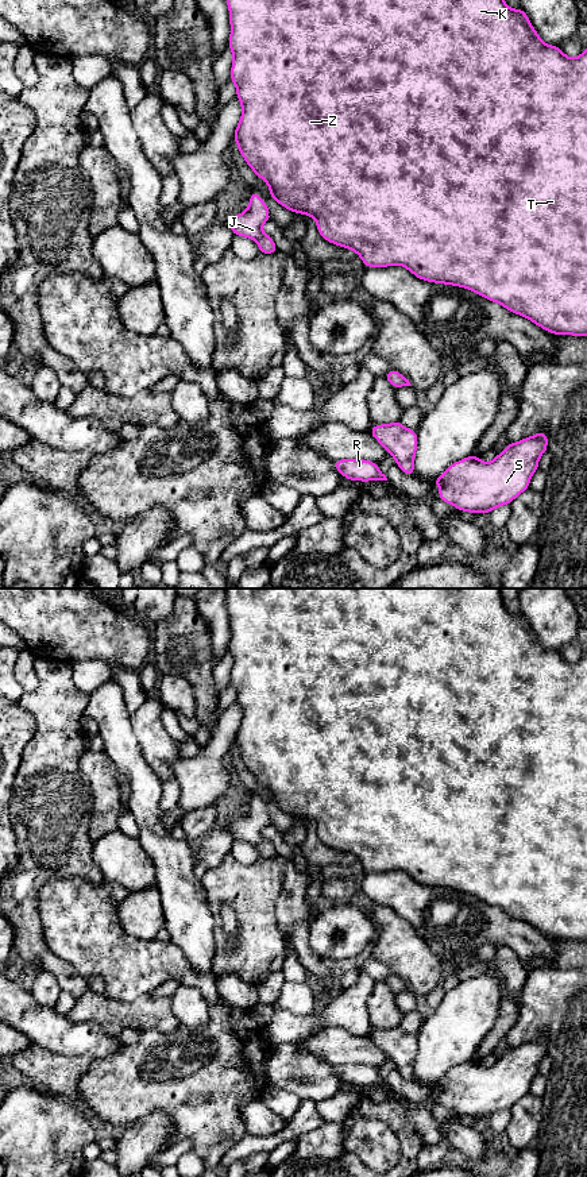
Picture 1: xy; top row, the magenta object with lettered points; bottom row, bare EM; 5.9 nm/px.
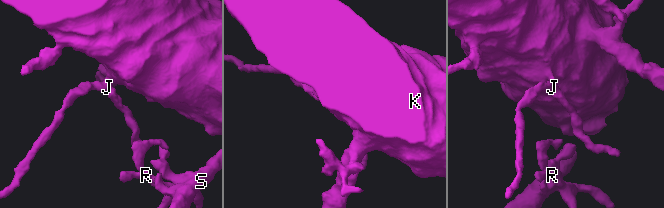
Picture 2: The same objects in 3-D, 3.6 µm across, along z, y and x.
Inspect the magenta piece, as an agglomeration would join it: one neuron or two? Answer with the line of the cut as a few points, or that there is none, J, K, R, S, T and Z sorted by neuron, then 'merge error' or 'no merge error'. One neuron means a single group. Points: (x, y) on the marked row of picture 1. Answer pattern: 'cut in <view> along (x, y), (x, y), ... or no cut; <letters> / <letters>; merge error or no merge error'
no cut; J K R S T Z; no merge error

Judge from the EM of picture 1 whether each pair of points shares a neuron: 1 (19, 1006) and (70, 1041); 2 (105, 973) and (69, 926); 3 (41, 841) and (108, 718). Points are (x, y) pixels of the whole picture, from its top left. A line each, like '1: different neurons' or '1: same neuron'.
1: same neuron
2: same neuron
3: different neurons

